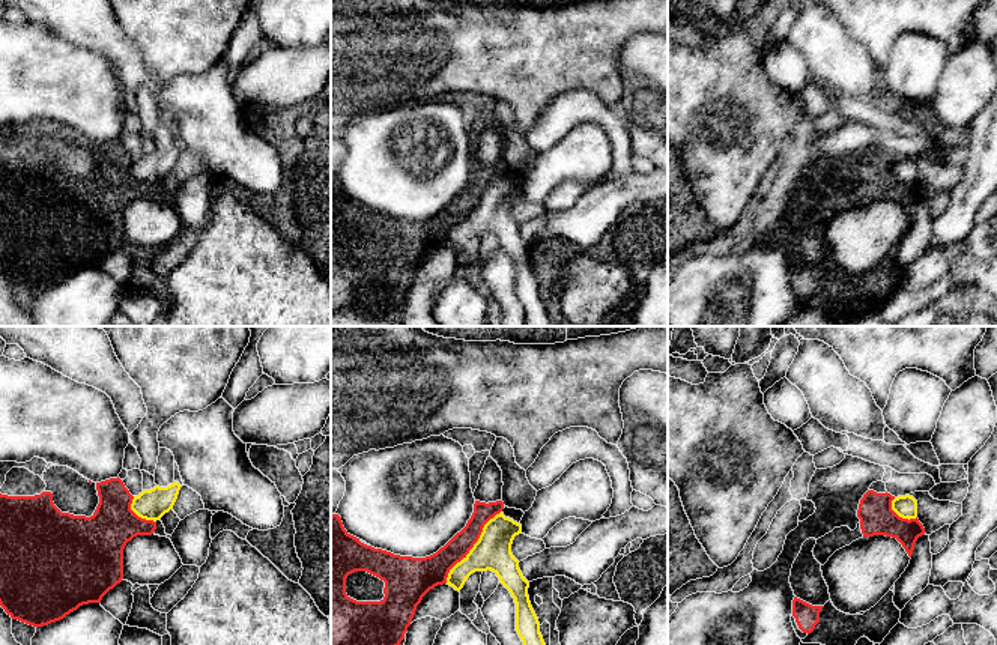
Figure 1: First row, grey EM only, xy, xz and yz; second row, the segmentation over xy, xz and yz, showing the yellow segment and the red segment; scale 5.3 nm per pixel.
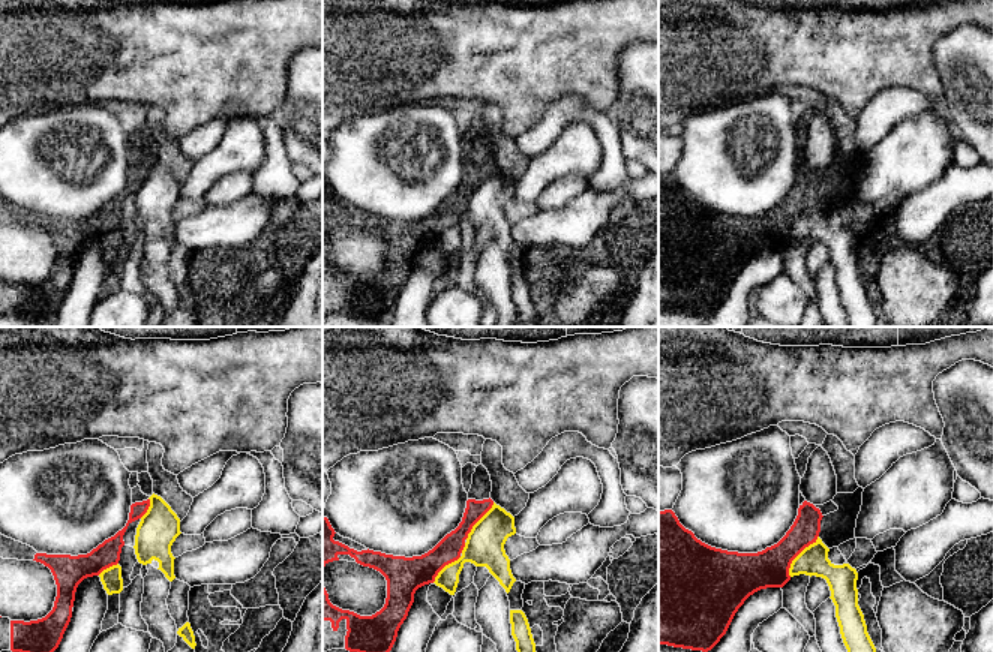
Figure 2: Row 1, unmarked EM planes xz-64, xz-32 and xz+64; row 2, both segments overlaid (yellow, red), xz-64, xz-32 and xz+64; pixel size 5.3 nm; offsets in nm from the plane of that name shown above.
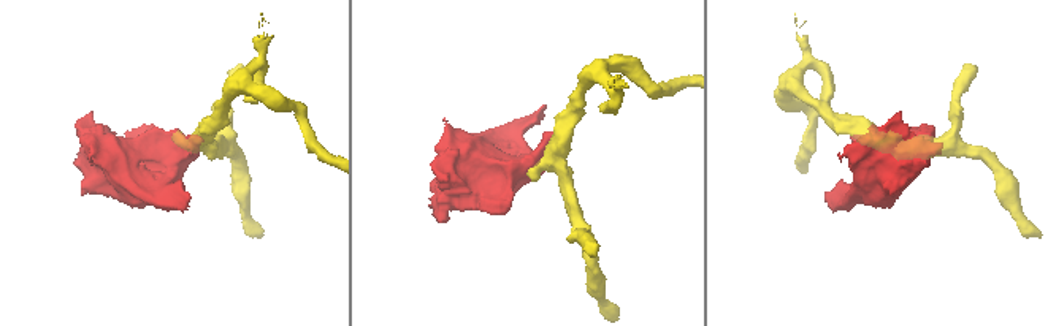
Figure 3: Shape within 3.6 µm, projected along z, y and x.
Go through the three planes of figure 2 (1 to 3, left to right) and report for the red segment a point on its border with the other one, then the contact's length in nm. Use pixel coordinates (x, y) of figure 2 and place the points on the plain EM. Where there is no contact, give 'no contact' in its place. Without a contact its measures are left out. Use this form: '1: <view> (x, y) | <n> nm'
1: xz-64 (149, 173) | 120 nm
2: xz-32 (479, 185) | 260 nm
3: xz+64 (798, 219) | 280 nm

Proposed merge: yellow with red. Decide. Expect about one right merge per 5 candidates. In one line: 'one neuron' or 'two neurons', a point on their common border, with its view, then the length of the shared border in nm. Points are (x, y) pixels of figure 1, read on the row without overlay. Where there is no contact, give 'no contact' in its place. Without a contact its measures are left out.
two neurons; contact xz (474, 209); length 500 nm

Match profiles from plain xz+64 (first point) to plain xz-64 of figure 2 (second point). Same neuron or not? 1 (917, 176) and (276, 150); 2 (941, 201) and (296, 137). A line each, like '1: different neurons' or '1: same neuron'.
1: different neurons
2: different neurons

